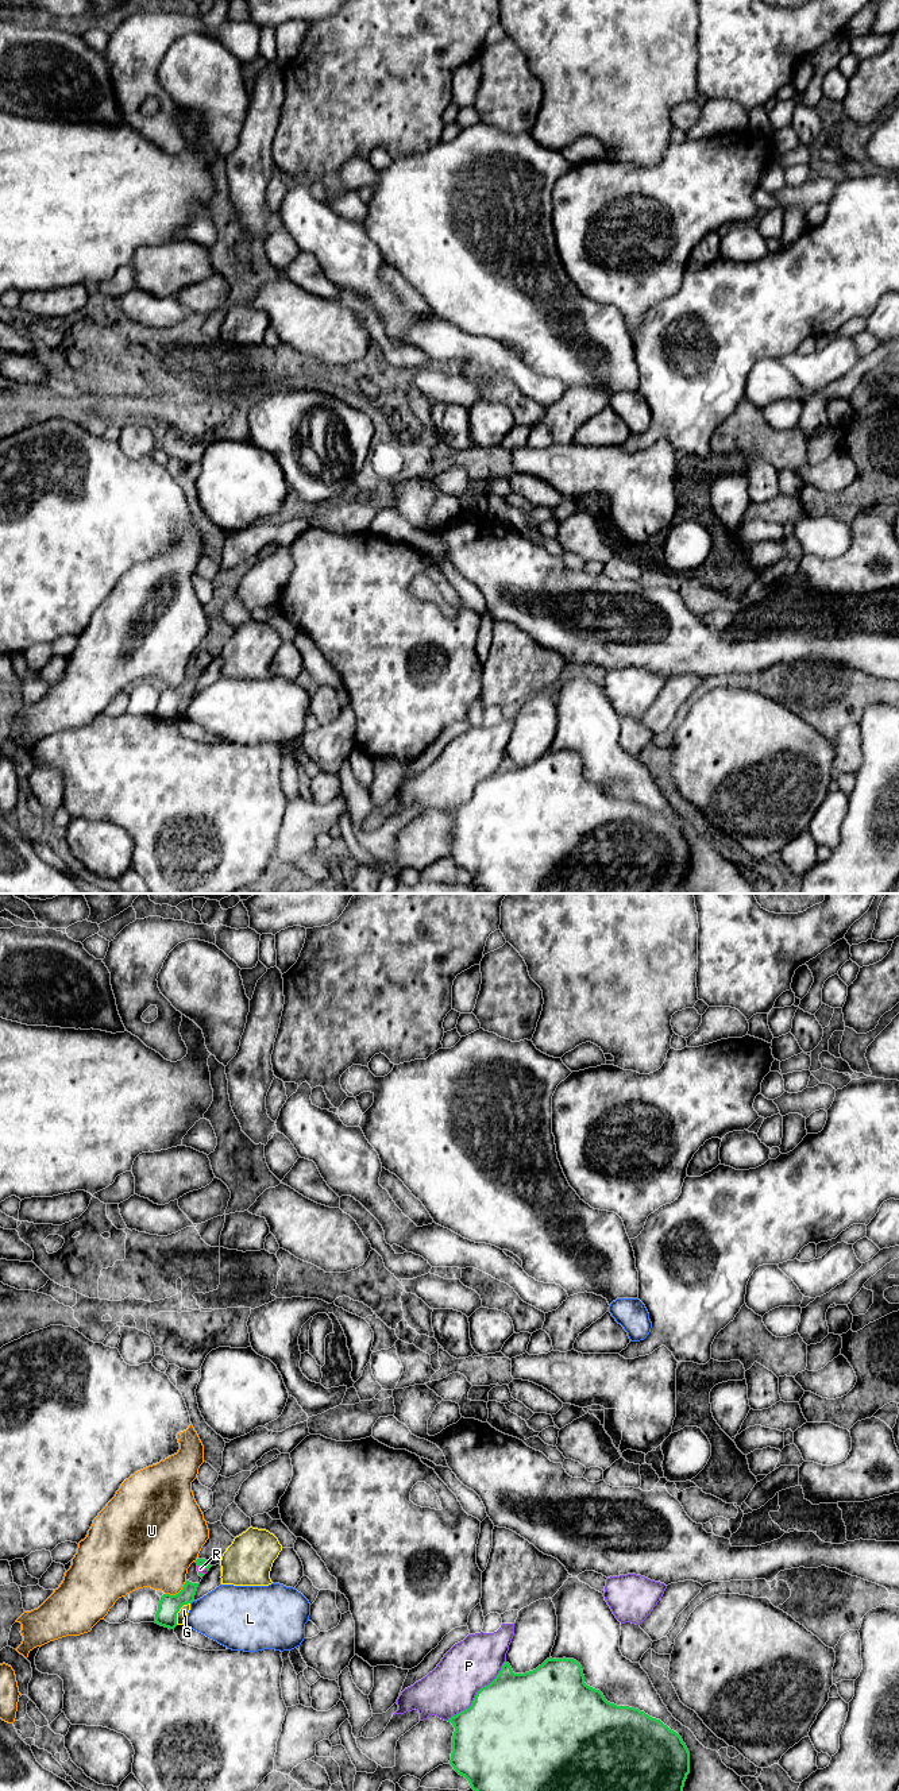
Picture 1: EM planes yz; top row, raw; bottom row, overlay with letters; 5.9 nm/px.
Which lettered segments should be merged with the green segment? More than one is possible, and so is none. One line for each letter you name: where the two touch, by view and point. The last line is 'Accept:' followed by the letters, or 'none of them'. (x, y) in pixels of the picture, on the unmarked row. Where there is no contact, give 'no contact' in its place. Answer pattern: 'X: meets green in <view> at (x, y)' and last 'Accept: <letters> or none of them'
R: meets green in yz at (203, 659)
Accept: R

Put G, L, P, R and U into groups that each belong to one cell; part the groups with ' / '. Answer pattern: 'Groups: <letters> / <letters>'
Groups: G / L / P / R / U

